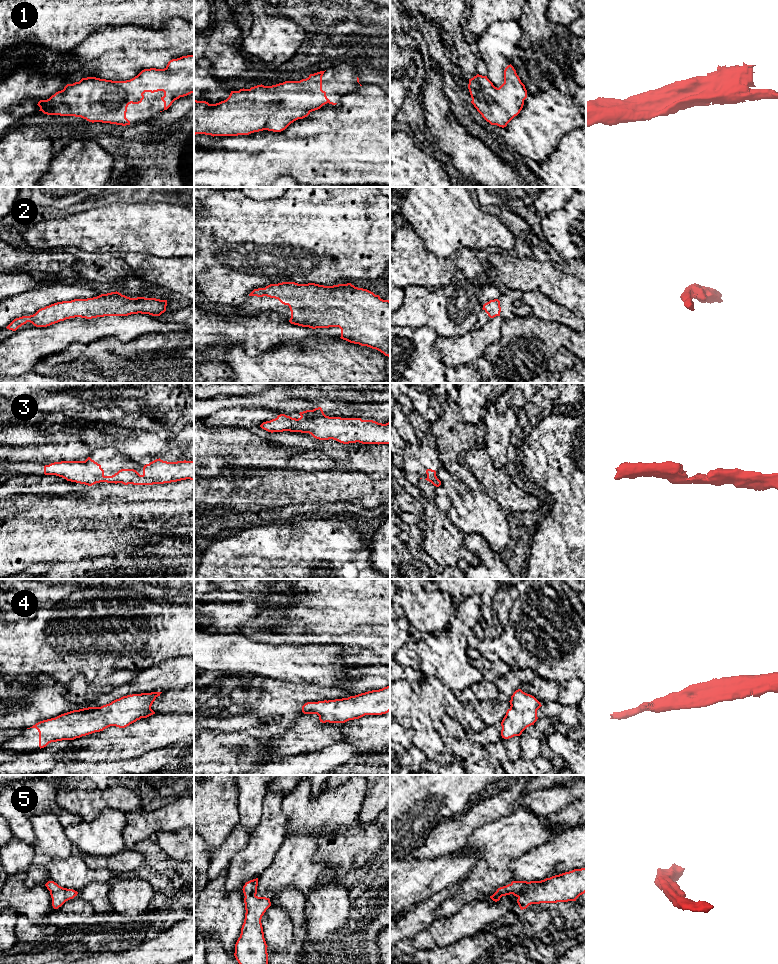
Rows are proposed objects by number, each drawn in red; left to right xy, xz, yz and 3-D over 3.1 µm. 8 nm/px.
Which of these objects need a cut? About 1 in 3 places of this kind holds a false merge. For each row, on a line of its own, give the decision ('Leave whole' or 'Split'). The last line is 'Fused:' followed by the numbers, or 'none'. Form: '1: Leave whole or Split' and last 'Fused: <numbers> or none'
1: Leave whole
2: Leave whole
3: Leave whole
4: Leave whole
5: Leave whole
Fused: none

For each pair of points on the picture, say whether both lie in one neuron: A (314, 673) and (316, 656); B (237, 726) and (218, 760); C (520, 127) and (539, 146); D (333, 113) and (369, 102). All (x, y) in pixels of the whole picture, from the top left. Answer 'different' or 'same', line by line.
A: same
B: different
C: same
D: same

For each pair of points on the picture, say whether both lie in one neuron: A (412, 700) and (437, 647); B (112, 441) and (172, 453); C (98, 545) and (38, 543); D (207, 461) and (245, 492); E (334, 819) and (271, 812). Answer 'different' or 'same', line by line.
A: different
B: same
C: same
D: different
E: different

